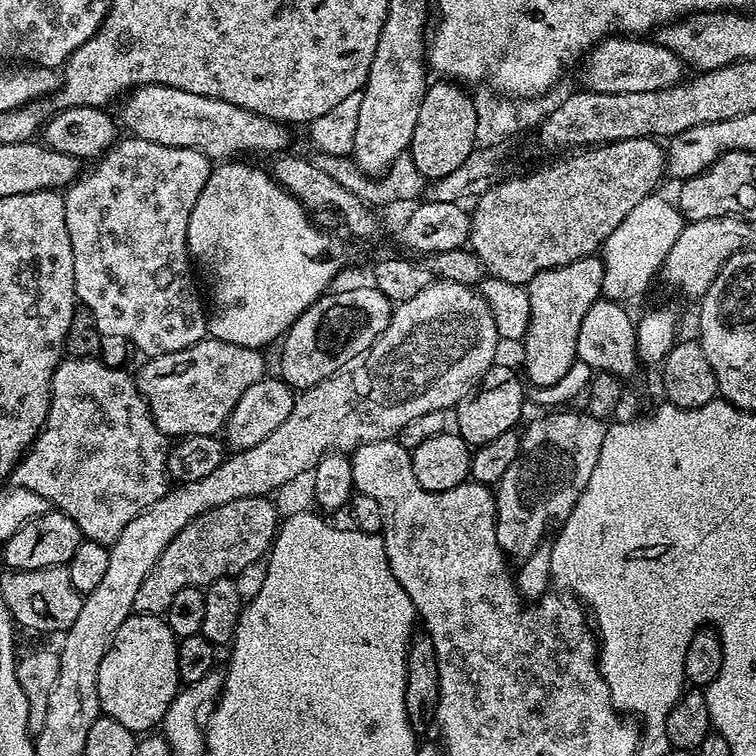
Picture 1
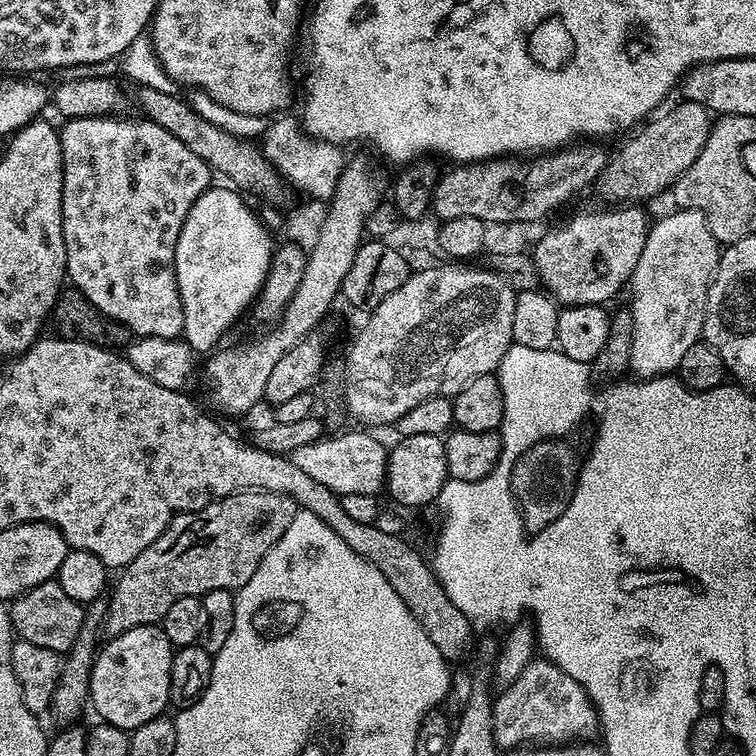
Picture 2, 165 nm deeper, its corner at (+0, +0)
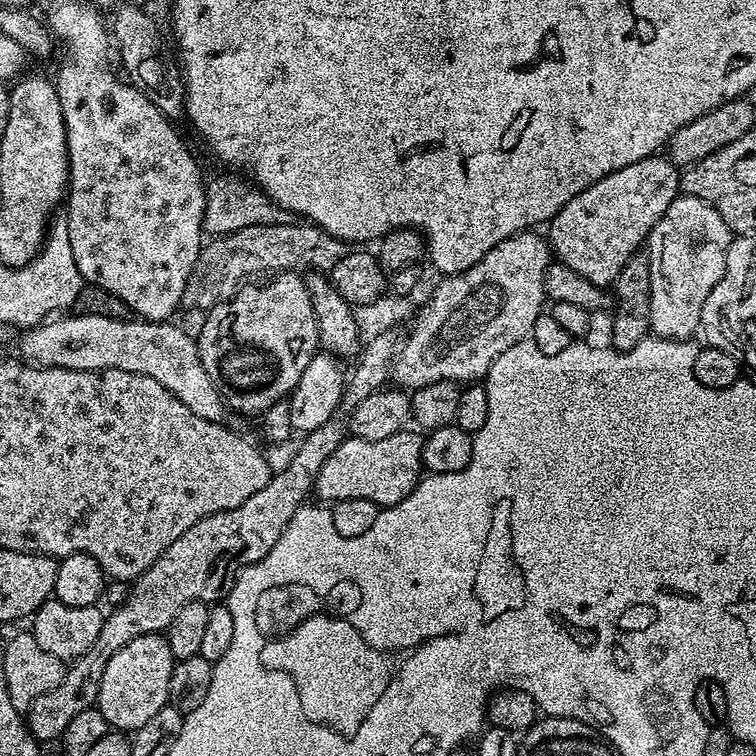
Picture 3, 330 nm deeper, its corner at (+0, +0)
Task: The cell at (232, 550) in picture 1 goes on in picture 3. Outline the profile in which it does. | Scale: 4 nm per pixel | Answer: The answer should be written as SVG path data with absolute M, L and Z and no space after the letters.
M395 331L379 334L361 347L355 361L356 369L347 373L339 410L329 420L322 422L318 430L307 433L301 439L304 441L301 442L300 449L293 454L292 461L285 466L284 472L277 471L268 484L262 486L258 494L246 498L242 506L234 506L230 510L210 514L194 522L194 526L190 526L190 530L186 530L186 534L182 534L182 538L178 538L174 546L162 553L154 566L147 568L135 580L124 601L115 605L111 609L112 613L109 611L105 615L102 631L98 633L94 646L90 646L86 654L65 667L62 683L55 690L50 690L50 694L42 694L42 698L38 698L28 707L26 723L36 741L59 741L66 726L70 726L71 720L82 714L82 710L97 707L96 699L106 665L110 658L114 658L114 654L118 654L118 650L122 650L122 646L126 646L126 642L134 642L134 638L142 634L163 633L170 622L174 622L176 611L186 606L186 602L200 600L211 605L213 602L223 601L231 592L236 577L251 564L257 564L262 558L266 558L270 550L274 550L290 518L294 518L297 510L307 501L304 499L308 492L310 496L315 489L318 470L349 435L348 413L354 410L354 406L358 406L358 402L363 402L368 395L380 391L389 383L398 351L396 335Z

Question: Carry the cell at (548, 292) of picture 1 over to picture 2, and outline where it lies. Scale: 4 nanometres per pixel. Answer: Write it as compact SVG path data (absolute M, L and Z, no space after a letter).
M612 206L607 210L609 212L599 212L596 208L580 208L573 216L565 218L561 224L556 224L540 241L536 244L536 249L531 249L530 255L534 263L536 263L536 269L540 275L541 285L546 289L549 296L556 301L557 305L567 306L570 308L577 308L578 306L590 306L591 304L599 304L601 306L607 305L607 300L612 300L620 291L625 291L626 285L631 281L634 274L634 266L638 266L638 258L642 258L642 246L646 246L646 238L648 237L648 229L650 227L650 219L643 212L643 207L640 206Z

